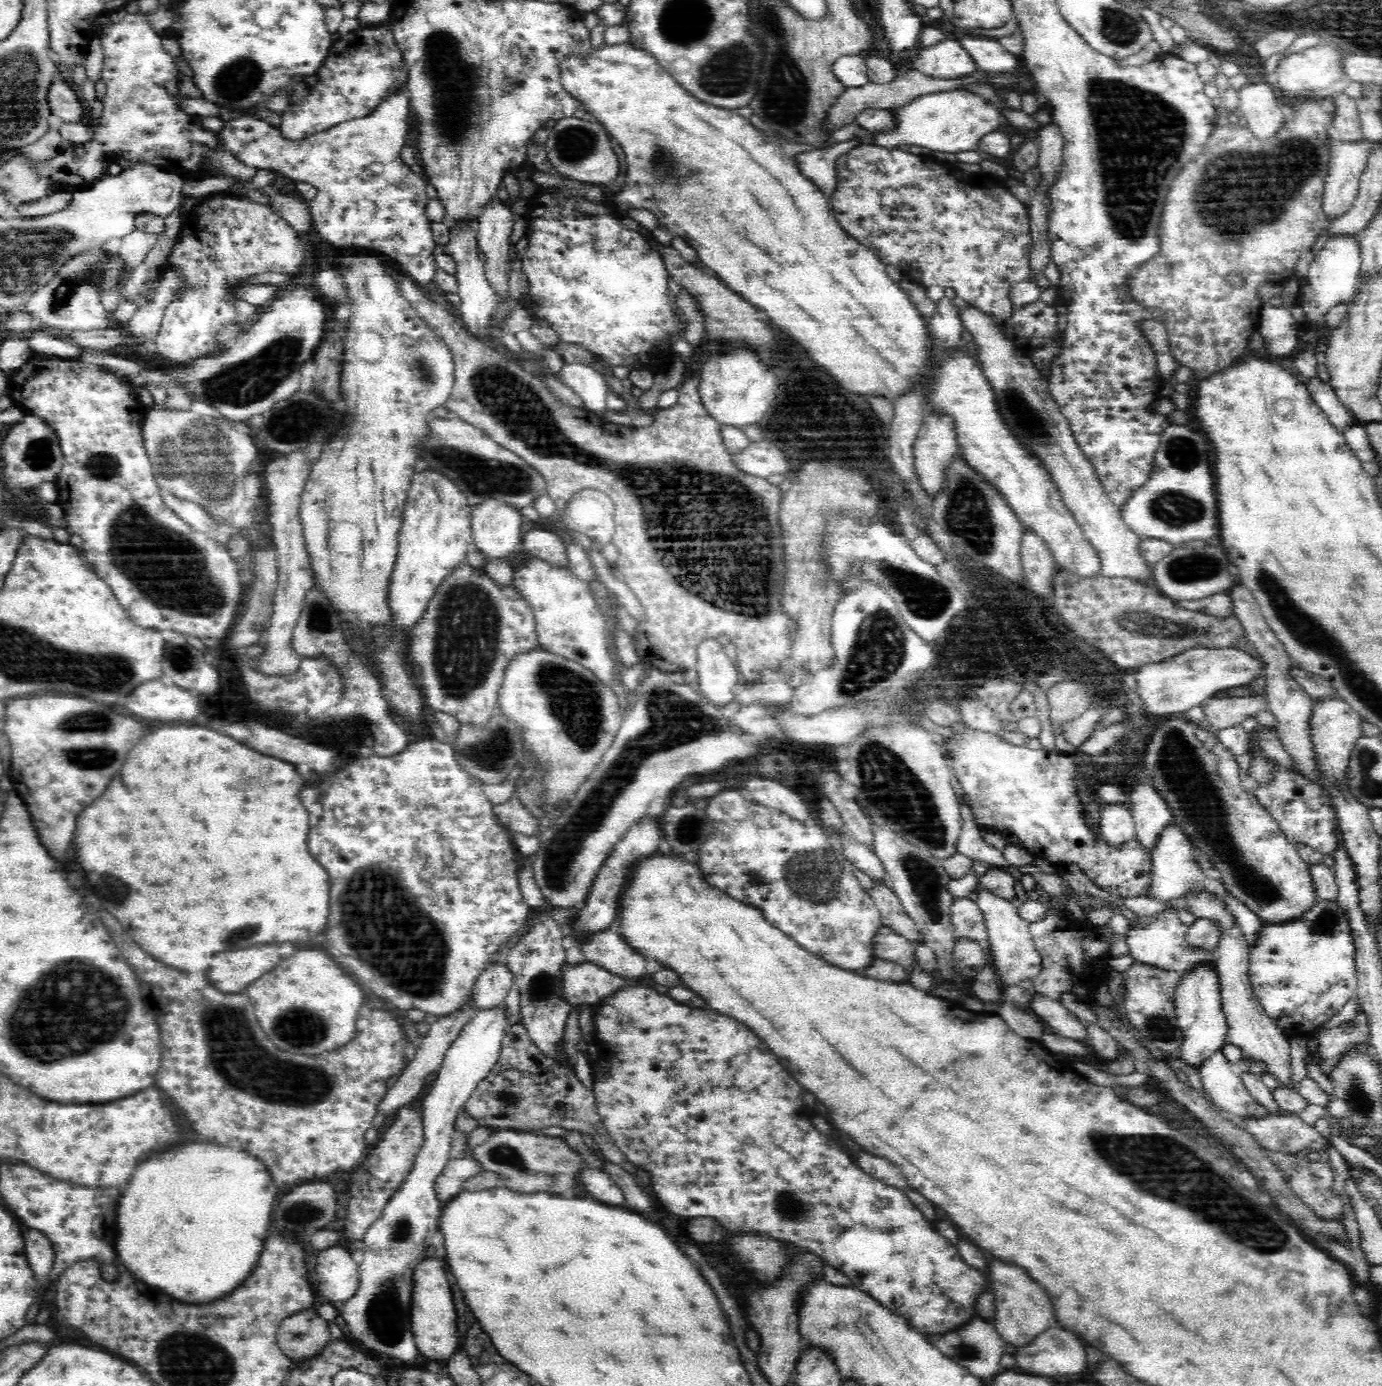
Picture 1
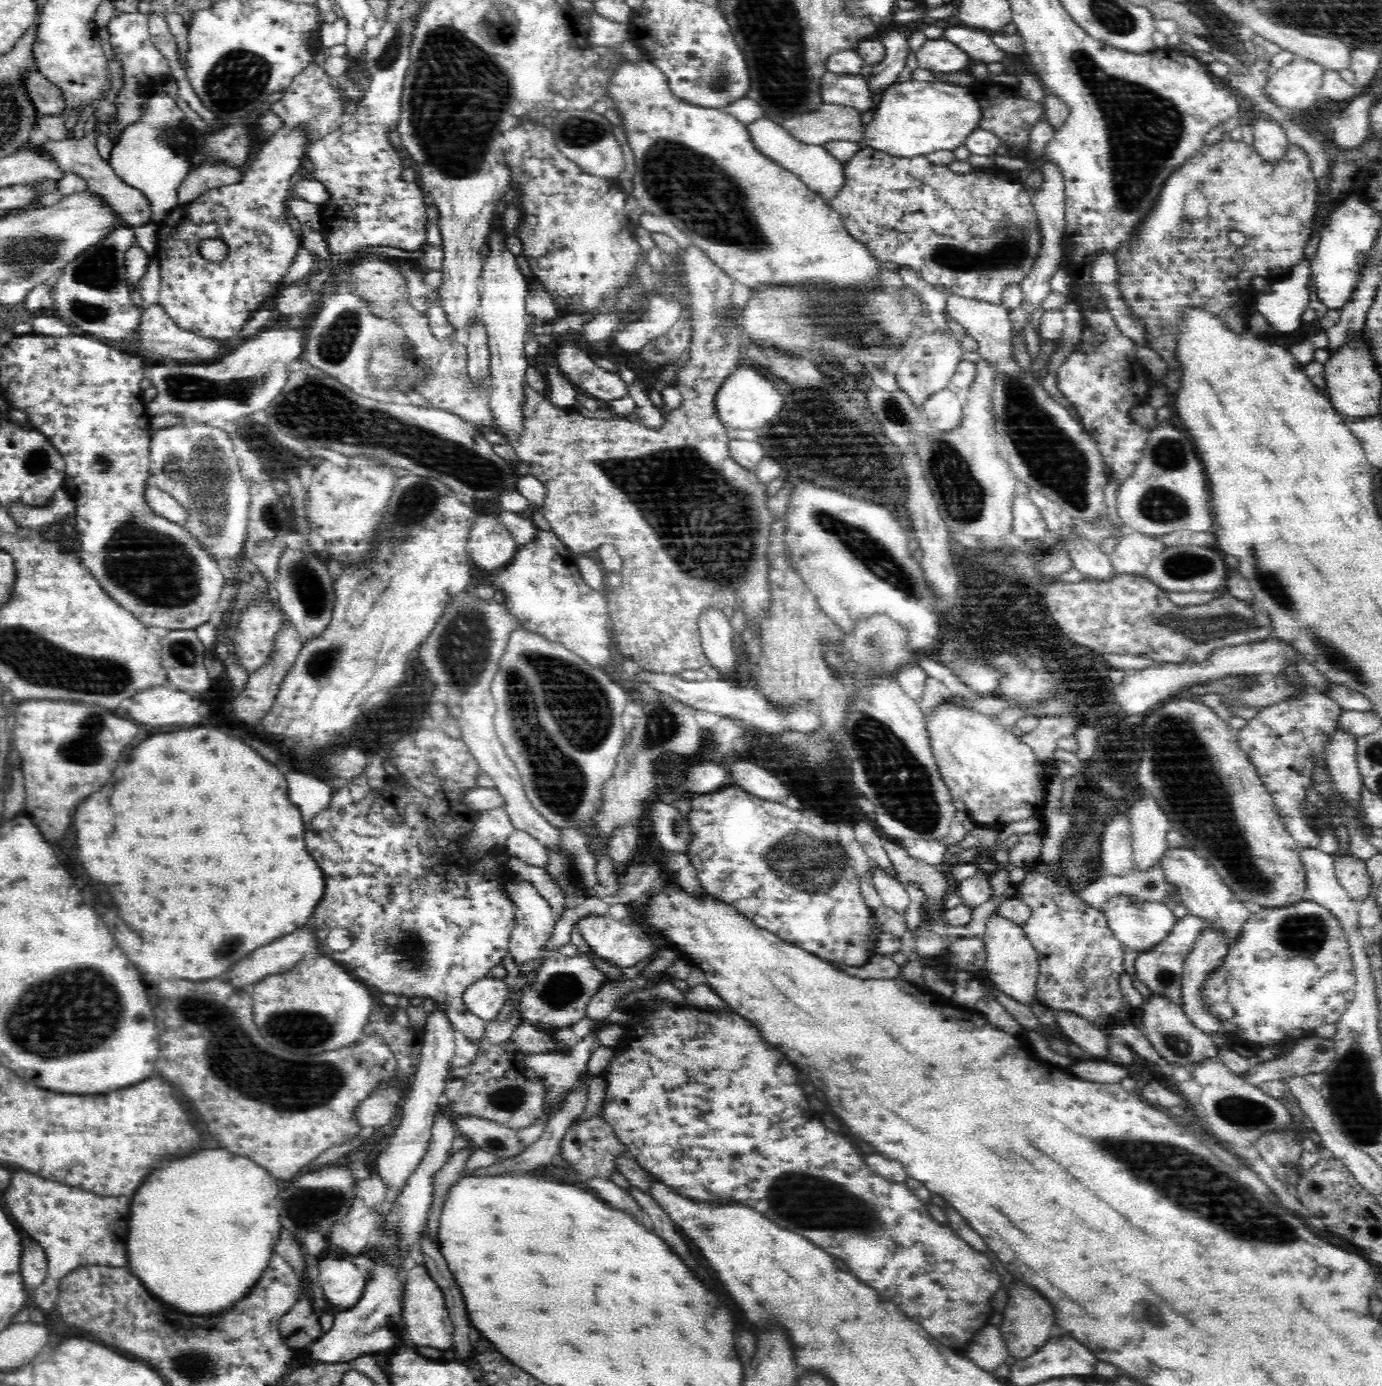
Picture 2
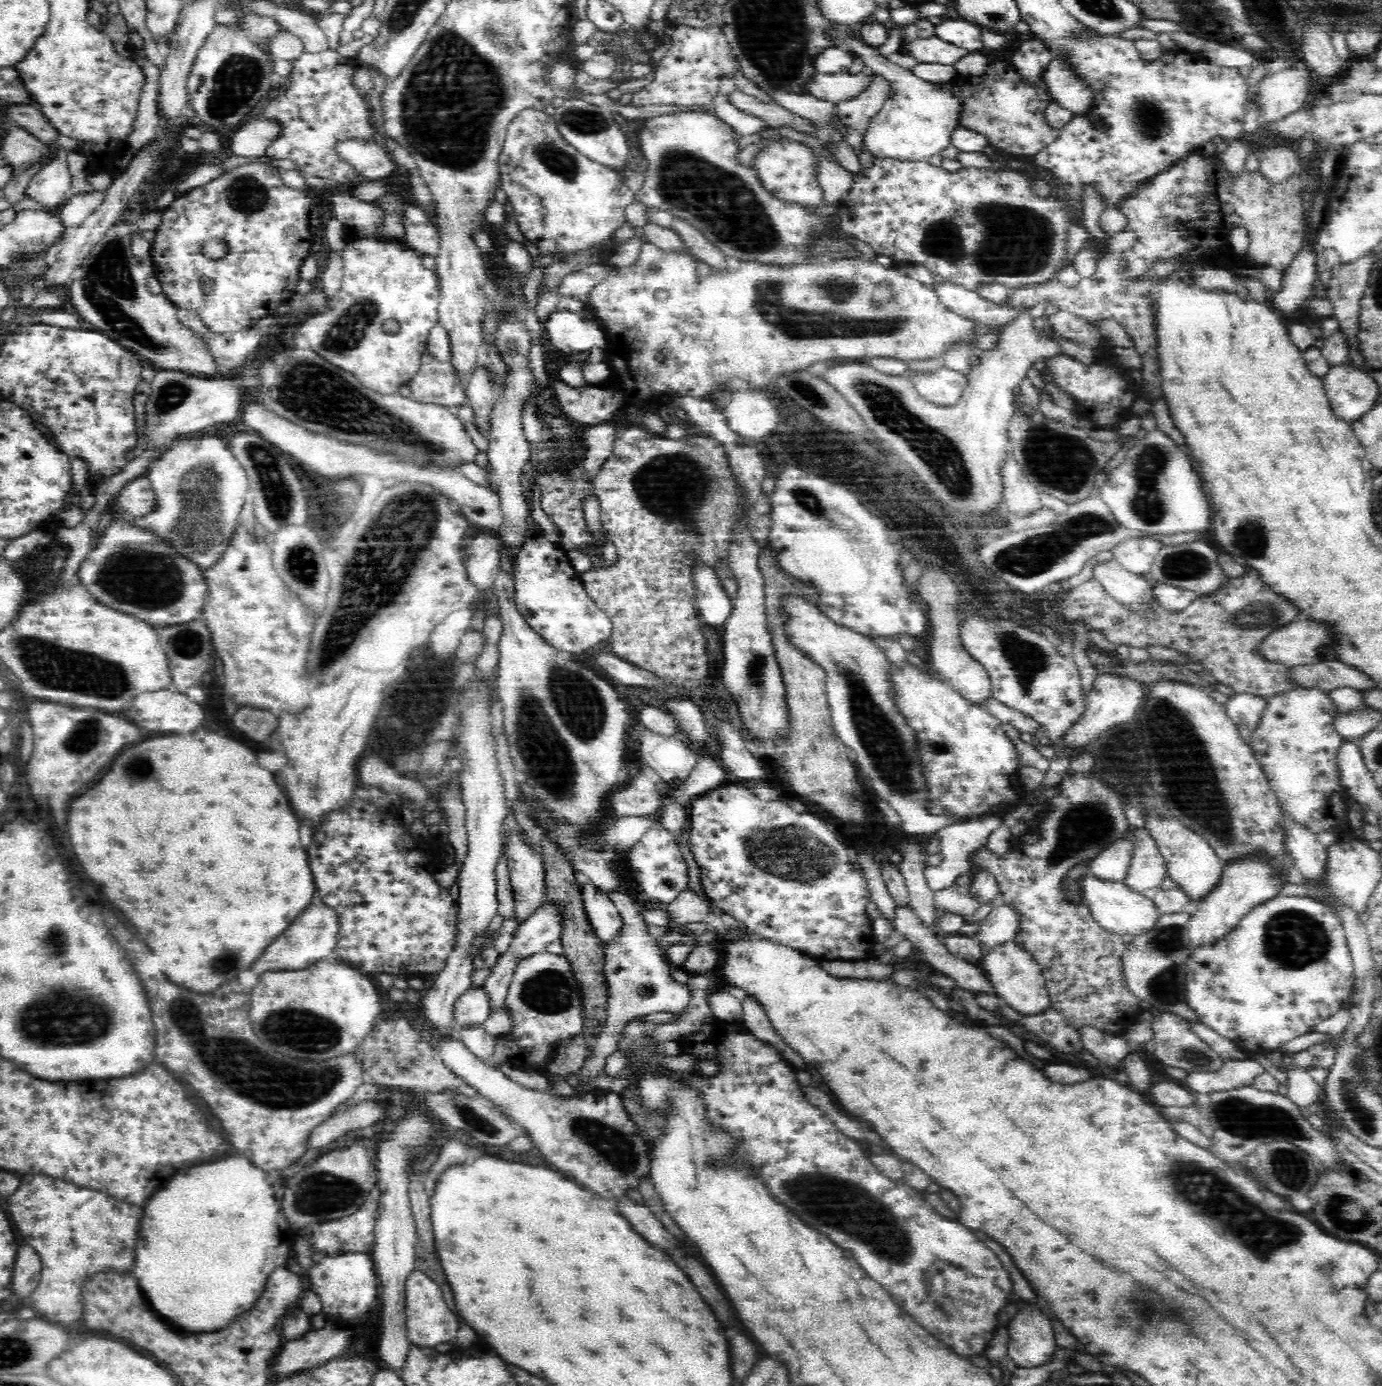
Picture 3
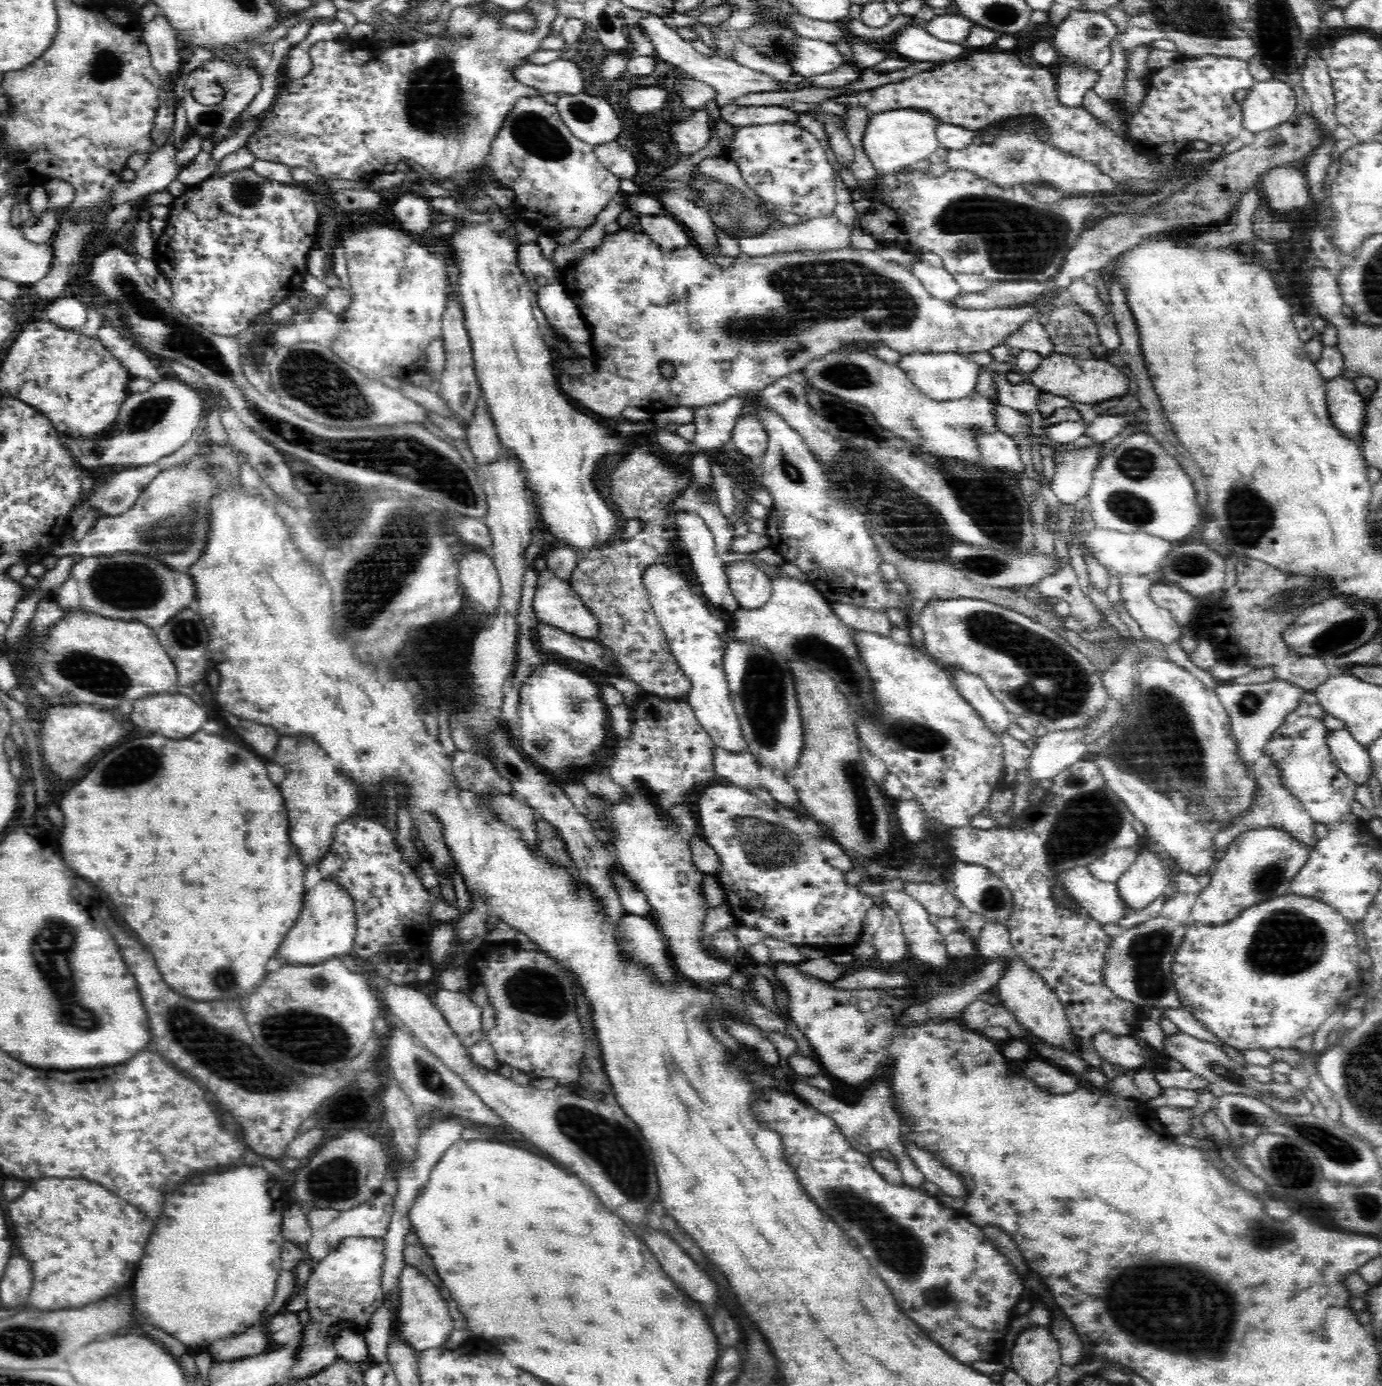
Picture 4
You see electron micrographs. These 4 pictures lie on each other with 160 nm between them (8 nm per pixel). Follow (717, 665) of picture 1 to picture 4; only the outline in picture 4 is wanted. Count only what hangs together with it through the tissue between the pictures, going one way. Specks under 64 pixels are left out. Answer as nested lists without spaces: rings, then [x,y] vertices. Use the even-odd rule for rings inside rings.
[[[684,511],[683,514],[676,515],[676,533],[680,536],[682,550],[686,551],[686,556],[691,561],[691,568],[688,572],[693,576],[693,581],[698,583],[698,589],[708,600],[708,603],[722,612],[734,612],[740,608],[737,599],[732,595],[729,588],[729,580],[724,569],[724,562],[717,556],[716,544],[713,533],[704,523],[704,520],[696,513]]]

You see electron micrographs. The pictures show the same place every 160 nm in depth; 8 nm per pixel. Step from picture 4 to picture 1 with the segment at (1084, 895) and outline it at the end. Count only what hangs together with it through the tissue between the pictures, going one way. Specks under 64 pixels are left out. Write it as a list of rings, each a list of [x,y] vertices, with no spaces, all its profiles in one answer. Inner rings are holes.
[[[1164,910],[1154,916],[1139,917],[1130,922],[1126,944],[1129,946],[1129,954],[1134,960],[1142,960],[1144,964],[1154,965],[1161,969],[1188,974],[1196,968],[1211,966],[1215,968],[1216,954],[1213,950],[1195,948],[1188,941],[1188,928],[1178,917],[1178,910]]]

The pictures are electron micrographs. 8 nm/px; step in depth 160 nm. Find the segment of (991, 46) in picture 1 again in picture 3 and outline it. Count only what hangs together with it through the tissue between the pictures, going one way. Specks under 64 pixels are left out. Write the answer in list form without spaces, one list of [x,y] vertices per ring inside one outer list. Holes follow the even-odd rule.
[[[943,18],[942,22],[935,26],[936,36],[940,36],[941,40],[947,41],[950,44],[964,48],[968,52],[982,51],[986,46],[982,43],[982,27],[974,24],[972,21],[967,21],[962,18]]]

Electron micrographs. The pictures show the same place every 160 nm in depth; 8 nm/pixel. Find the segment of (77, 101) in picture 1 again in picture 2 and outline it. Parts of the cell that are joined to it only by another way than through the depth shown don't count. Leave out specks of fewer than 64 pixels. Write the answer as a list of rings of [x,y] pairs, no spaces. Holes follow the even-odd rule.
[[[31,72],[27,77],[26,87],[35,102],[39,115],[61,115],[62,110],[66,108],[60,89],[50,83],[42,74]]]

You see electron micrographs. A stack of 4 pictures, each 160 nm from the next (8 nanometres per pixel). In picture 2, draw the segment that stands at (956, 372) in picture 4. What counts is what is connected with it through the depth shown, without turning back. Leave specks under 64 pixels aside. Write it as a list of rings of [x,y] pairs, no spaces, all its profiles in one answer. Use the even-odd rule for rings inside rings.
[[[946,387],[931,394],[923,402],[922,409],[934,427],[949,431],[962,422],[964,405],[965,399],[952,388]]]

